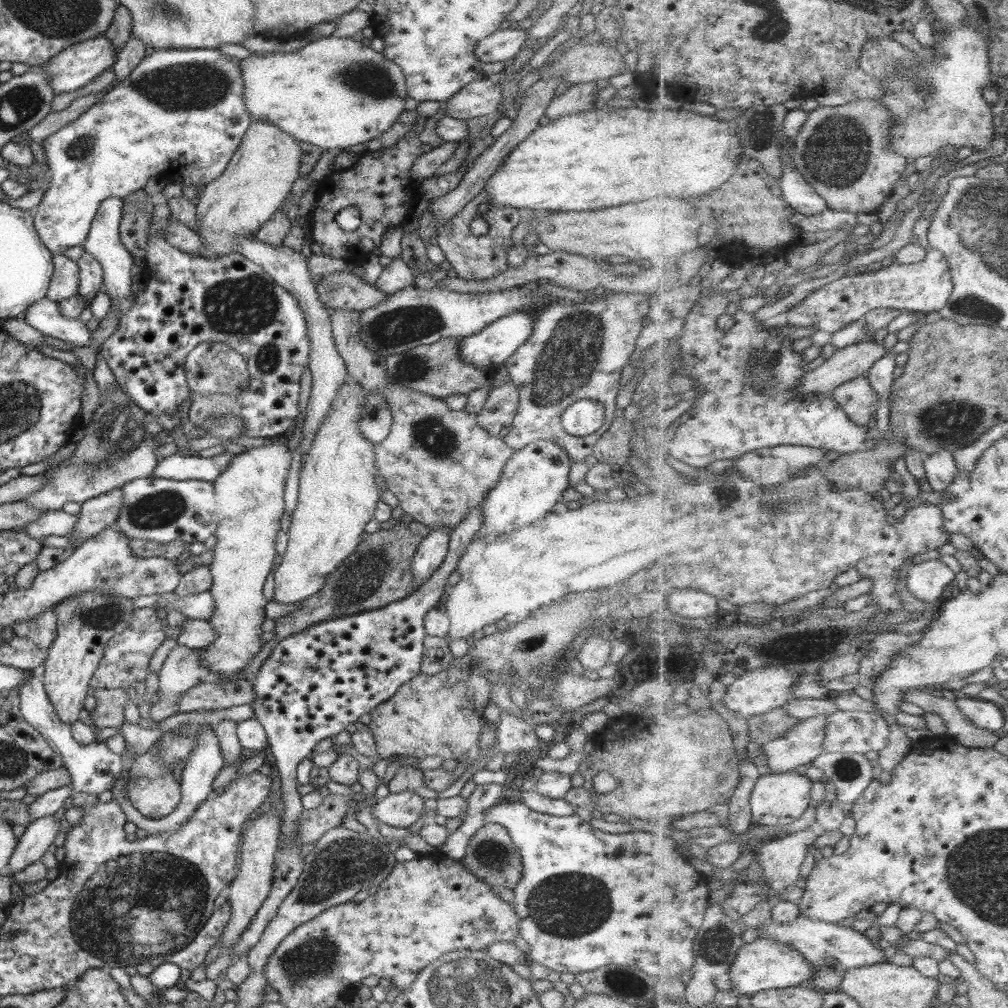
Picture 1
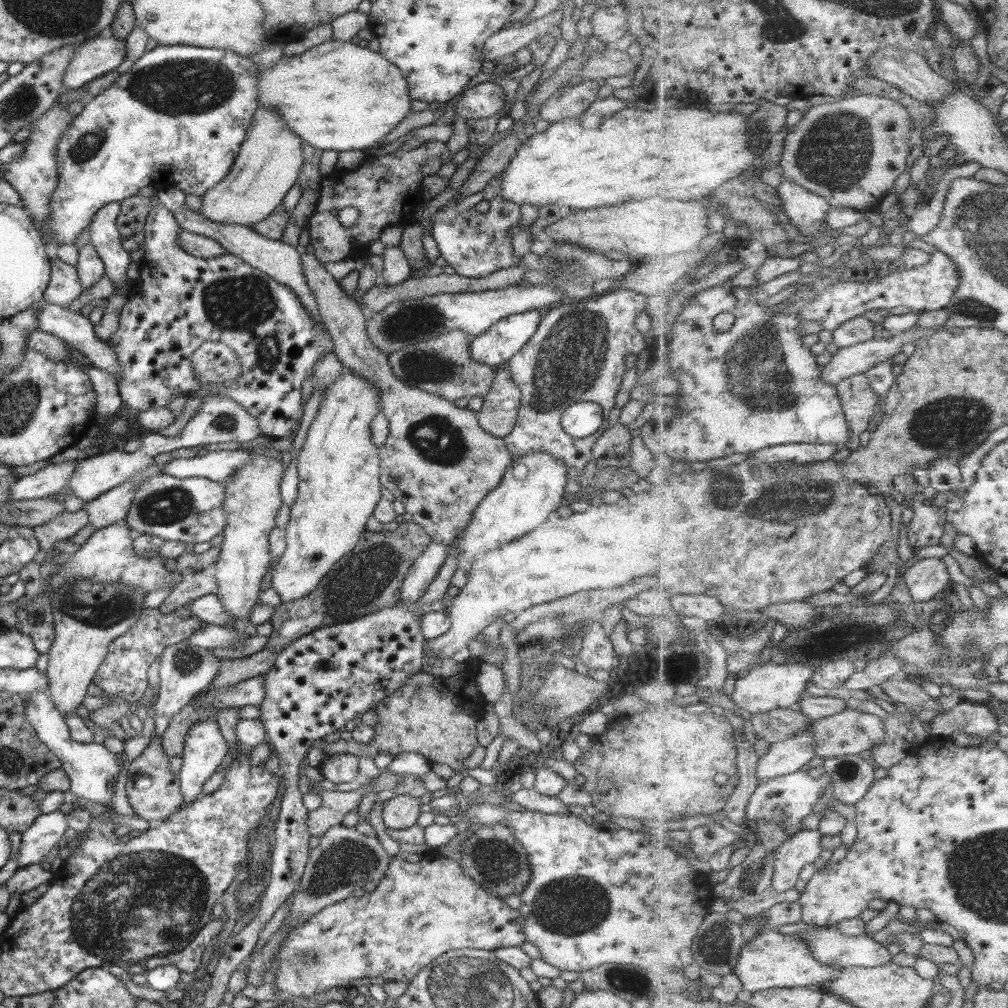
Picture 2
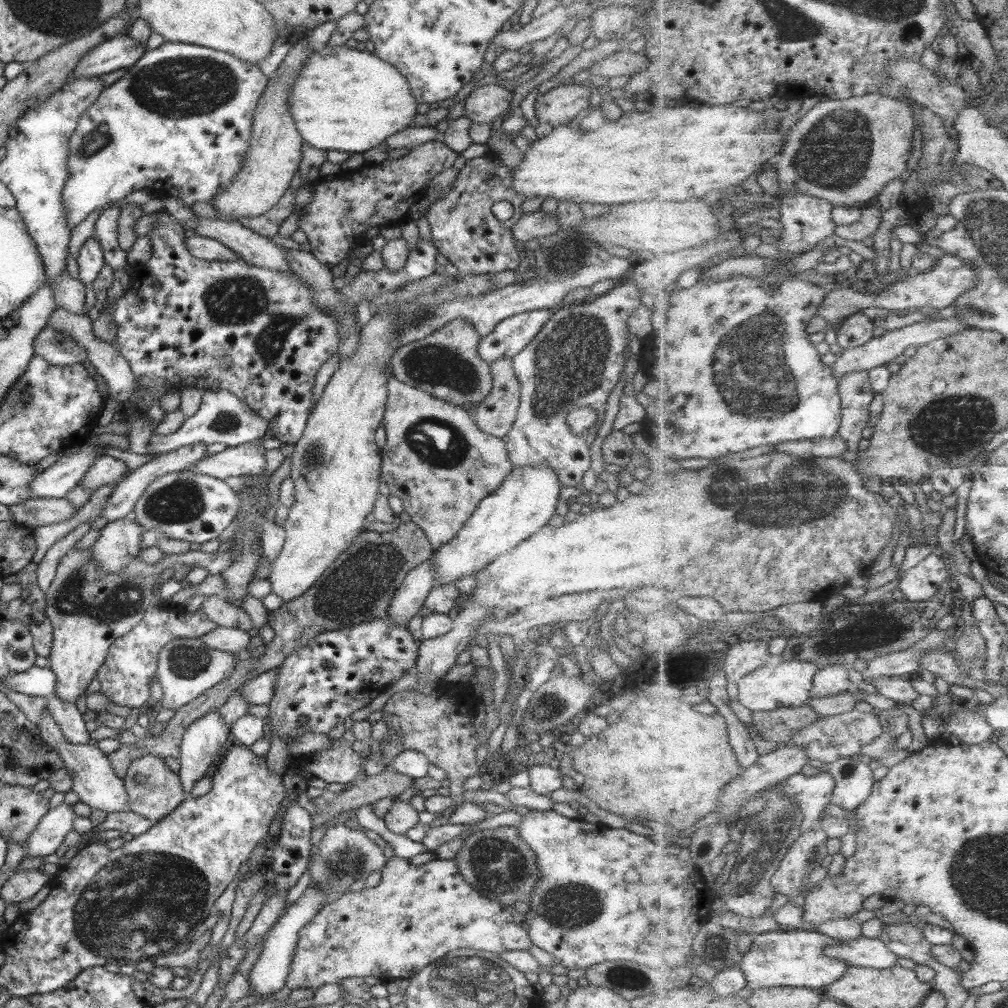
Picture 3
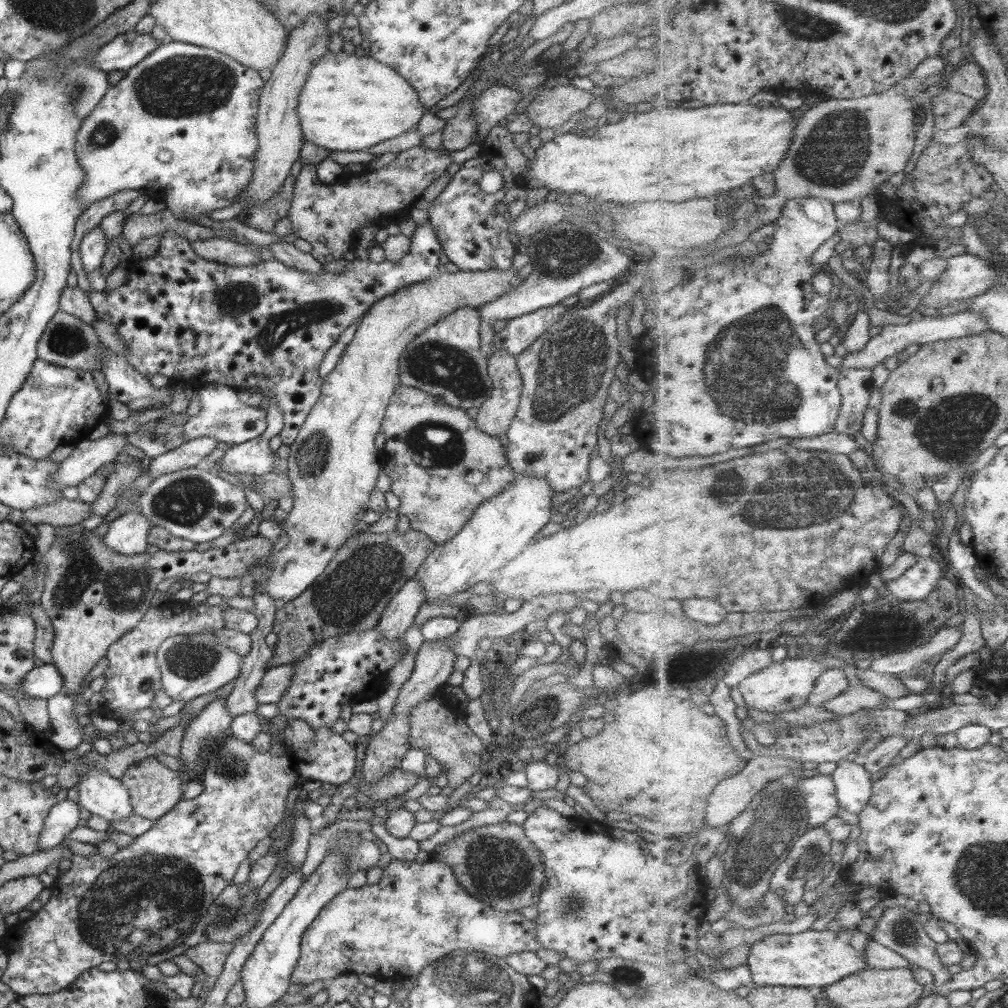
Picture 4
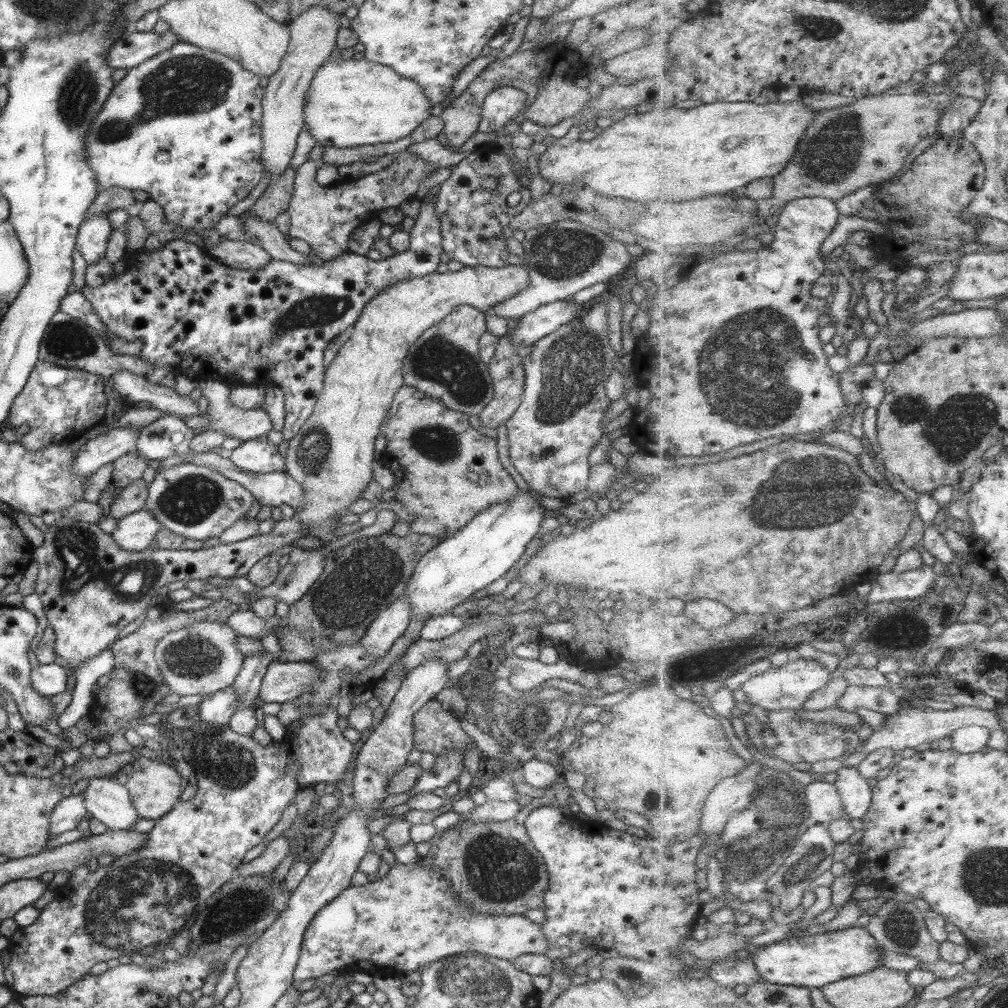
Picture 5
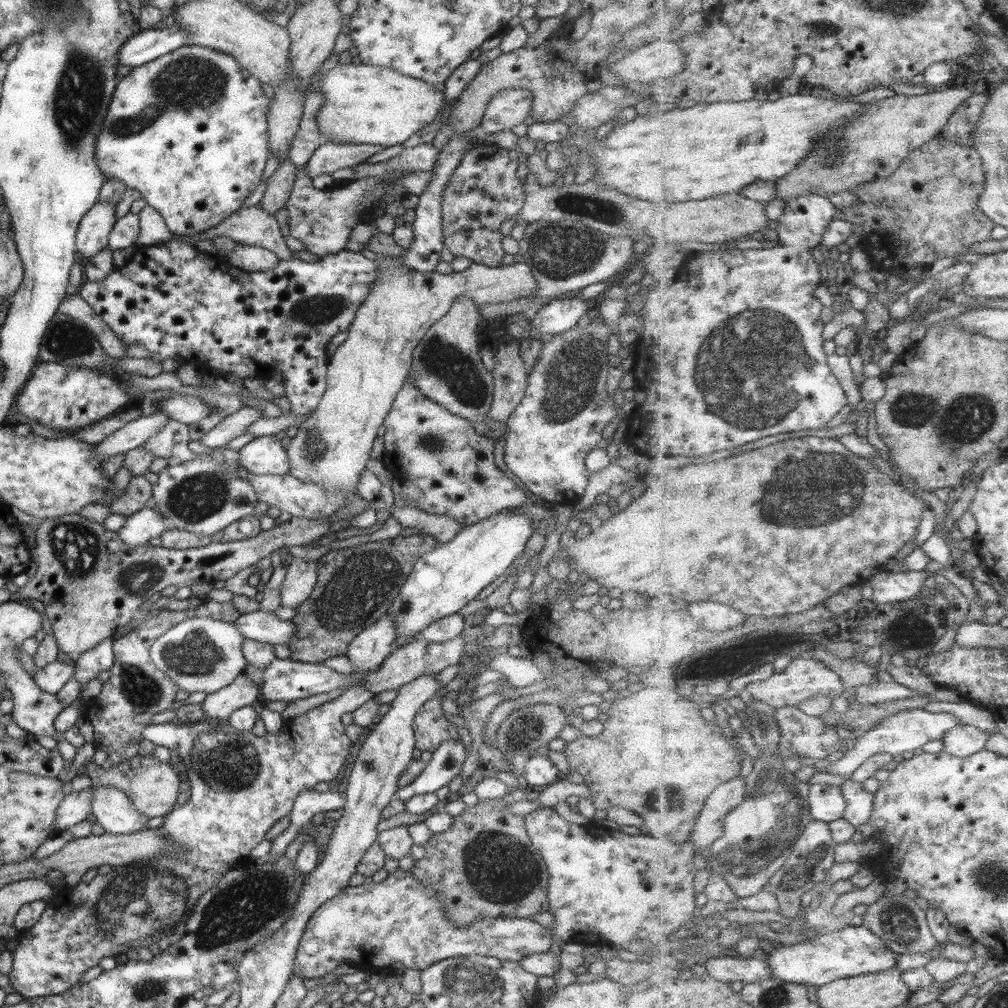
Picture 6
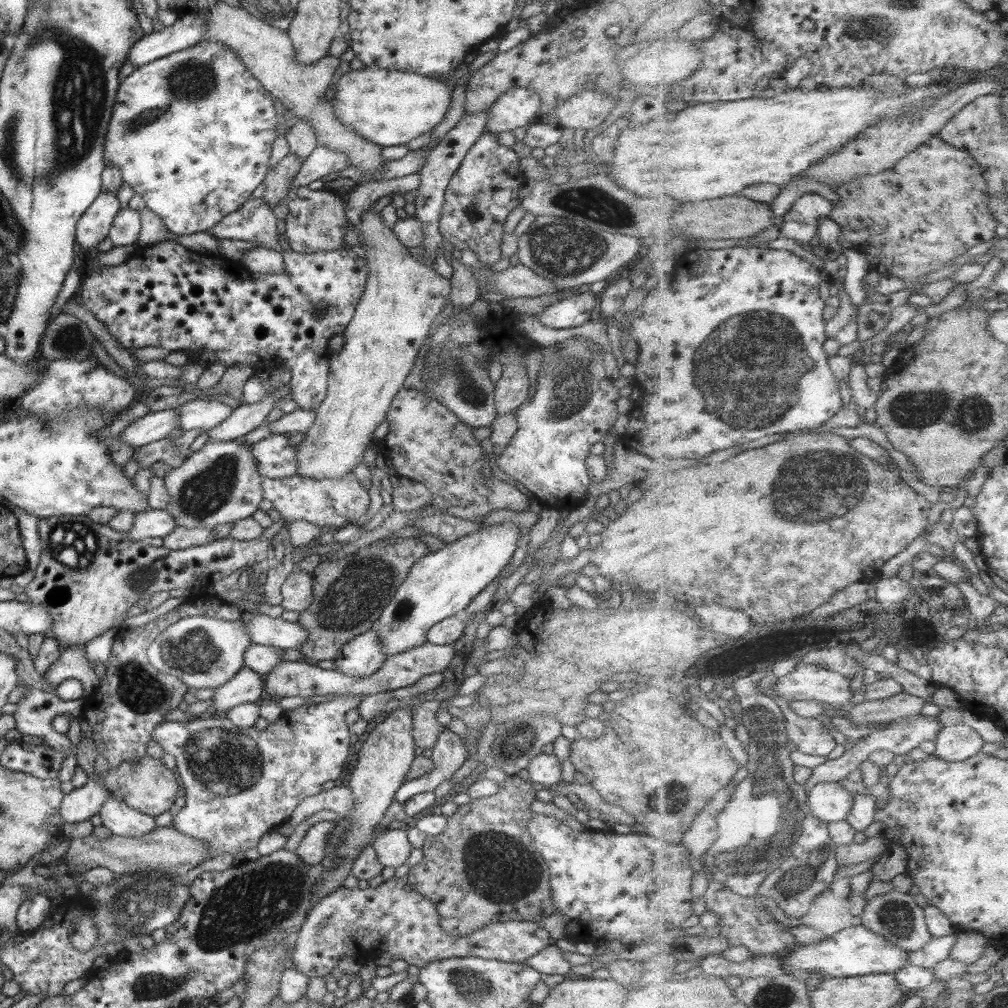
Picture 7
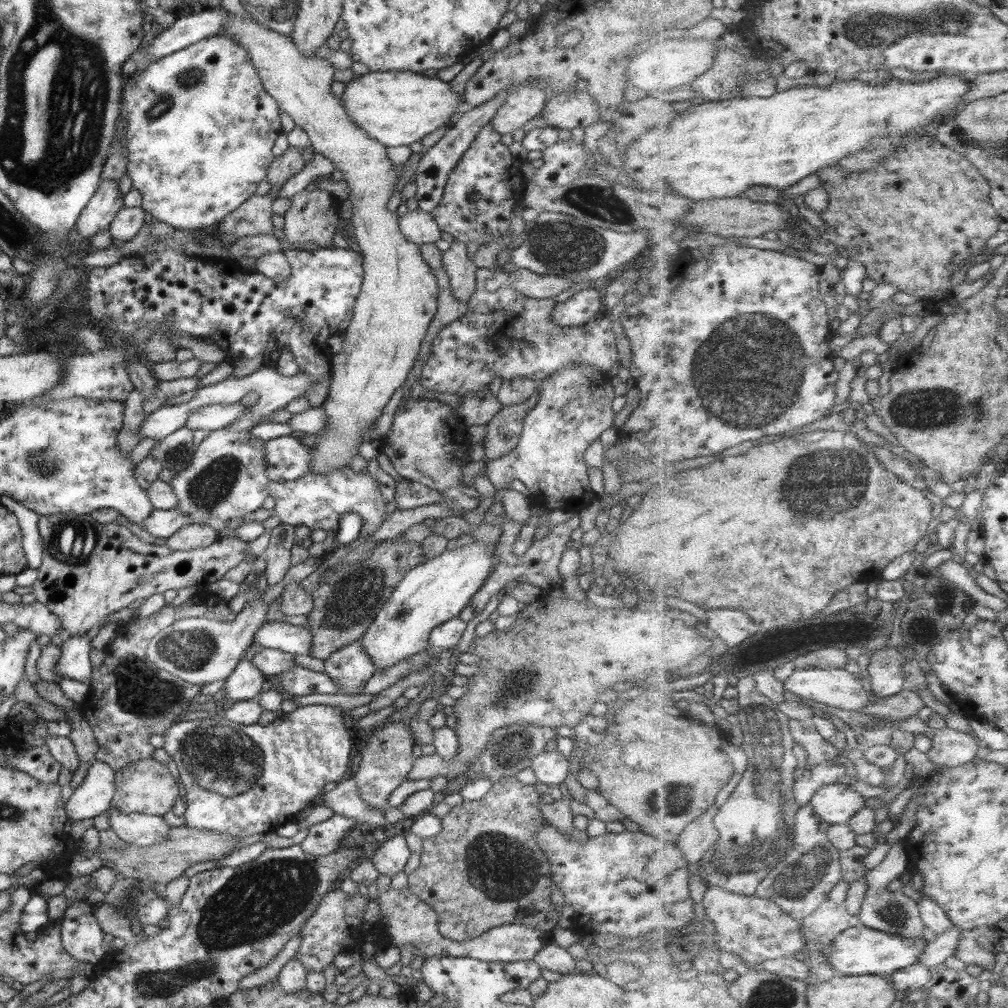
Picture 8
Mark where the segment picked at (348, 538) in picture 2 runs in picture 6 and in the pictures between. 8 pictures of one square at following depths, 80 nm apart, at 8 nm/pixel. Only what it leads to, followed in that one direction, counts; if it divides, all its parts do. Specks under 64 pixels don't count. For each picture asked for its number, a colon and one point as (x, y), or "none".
3: (335, 466)
4: (332, 465)
5: (330, 456)
6: (363, 375)

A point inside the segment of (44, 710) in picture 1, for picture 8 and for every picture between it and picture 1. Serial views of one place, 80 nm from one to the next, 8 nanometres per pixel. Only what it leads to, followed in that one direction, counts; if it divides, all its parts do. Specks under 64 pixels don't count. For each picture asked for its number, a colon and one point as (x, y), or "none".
2: (92, 770)
3: (94, 782)
4: (99, 794)
5: (107, 802)
6: (110, 808)
7: (122, 821)
8: (142, 830)

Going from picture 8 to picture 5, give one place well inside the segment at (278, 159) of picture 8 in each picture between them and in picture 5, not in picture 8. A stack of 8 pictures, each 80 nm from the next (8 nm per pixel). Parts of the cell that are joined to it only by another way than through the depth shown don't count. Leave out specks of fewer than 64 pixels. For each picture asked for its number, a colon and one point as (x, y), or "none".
5: (274, 199)
6: (278, 185)
7: (277, 180)

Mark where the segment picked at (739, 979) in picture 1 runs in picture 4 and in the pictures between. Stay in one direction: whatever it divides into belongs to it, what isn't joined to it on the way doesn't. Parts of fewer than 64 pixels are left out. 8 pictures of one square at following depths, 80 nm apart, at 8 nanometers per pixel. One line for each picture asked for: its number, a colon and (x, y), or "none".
2: (772, 960)
3: (798, 958)
4: (814, 960)

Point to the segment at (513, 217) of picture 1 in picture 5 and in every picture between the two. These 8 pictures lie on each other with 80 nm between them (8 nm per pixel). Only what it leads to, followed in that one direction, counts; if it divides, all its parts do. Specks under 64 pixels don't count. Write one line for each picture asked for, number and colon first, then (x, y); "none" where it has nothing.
2: (474, 244)
3: (462, 228)
4: (471, 234)
5: (471, 217)

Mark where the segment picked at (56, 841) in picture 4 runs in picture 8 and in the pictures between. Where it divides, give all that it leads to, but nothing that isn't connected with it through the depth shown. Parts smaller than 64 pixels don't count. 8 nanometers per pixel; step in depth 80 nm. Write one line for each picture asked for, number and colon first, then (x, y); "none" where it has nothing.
5: (69, 811)
6: (75, 807)
7: (81, 804)
8: (92, 797)

